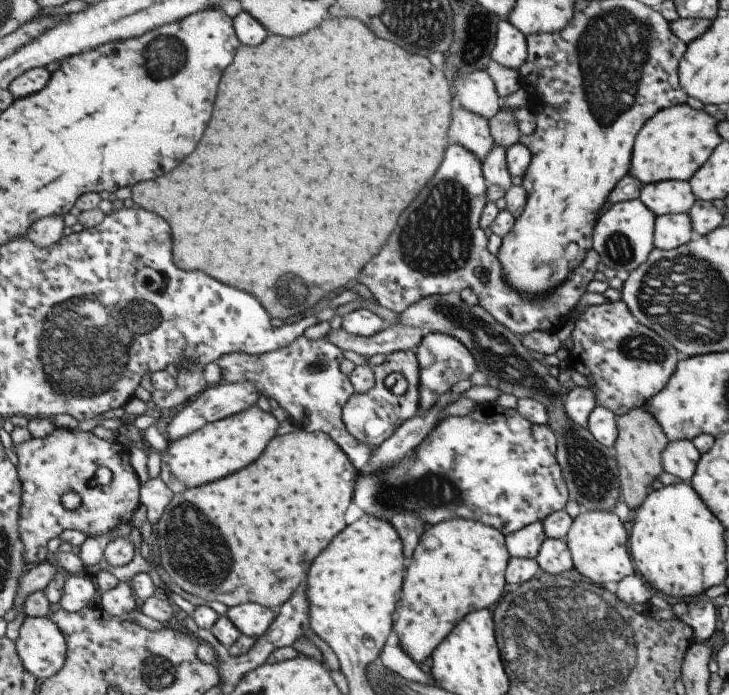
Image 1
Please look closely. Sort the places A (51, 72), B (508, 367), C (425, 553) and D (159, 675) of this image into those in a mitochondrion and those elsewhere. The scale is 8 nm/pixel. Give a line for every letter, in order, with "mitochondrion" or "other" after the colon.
A: other
B: mitochondrion
C: other
D: mitochondrion

